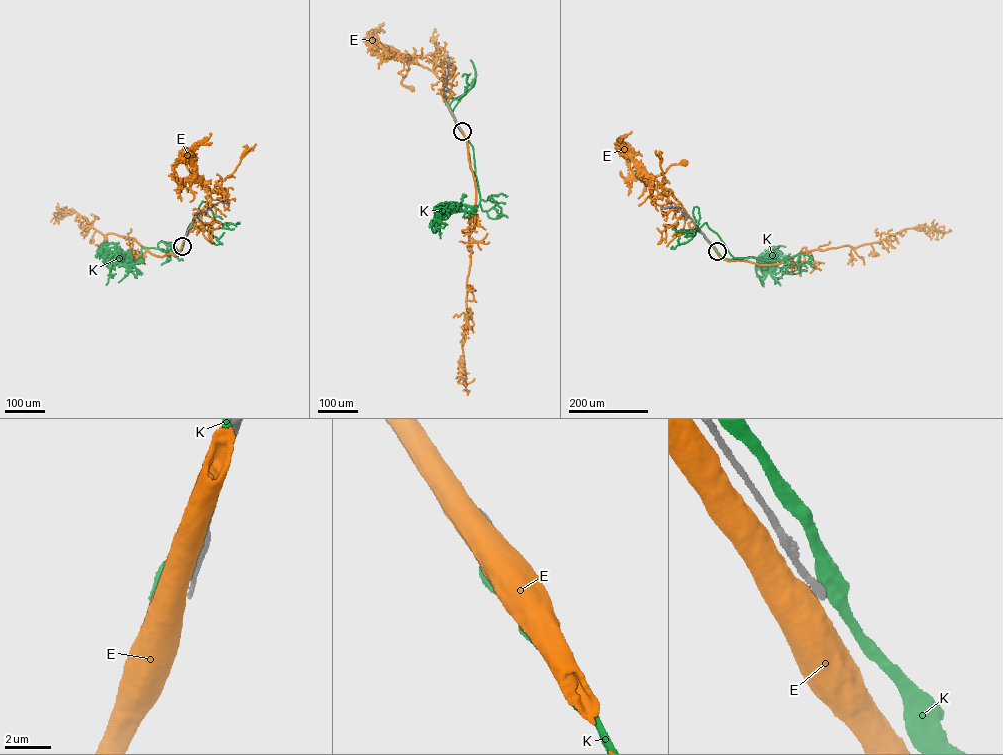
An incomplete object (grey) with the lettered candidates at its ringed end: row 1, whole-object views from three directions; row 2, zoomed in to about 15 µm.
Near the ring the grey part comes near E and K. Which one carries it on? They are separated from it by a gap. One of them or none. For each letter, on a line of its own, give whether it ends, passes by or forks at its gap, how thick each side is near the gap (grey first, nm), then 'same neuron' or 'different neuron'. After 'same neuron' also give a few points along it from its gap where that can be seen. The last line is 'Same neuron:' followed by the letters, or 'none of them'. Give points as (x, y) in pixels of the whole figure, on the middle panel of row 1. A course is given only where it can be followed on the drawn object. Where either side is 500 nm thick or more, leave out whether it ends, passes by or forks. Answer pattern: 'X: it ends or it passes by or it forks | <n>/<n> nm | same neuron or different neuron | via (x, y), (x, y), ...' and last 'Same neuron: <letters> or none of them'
E: 220/800 nm | different neuron
K: 220/600 nm | different neuron
Same neuron: none of them

